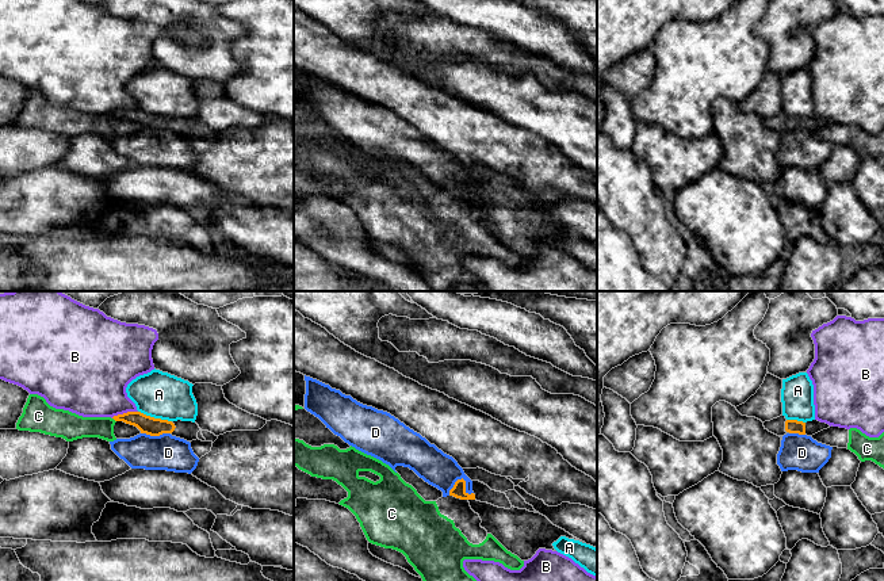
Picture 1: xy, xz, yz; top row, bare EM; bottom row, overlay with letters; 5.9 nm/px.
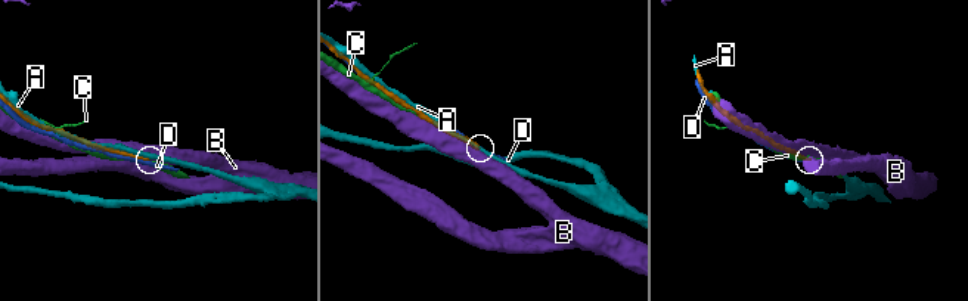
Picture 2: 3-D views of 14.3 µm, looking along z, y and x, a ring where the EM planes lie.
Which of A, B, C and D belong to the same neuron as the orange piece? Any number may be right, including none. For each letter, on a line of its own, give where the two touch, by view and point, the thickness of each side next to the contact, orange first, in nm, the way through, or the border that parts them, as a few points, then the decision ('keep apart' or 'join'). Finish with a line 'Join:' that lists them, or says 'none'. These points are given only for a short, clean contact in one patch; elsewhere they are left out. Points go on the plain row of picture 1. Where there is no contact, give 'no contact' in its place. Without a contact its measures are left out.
A: xy (153, 114) | 110/280 nm | keep apart
B: xy (123, 110) | 110/380 nm | keep apart
C: xy (114, 115) | 110/150 nm | keep apart
D: xz (462, 175) | 80/200 nm | keep apart
Join: none

